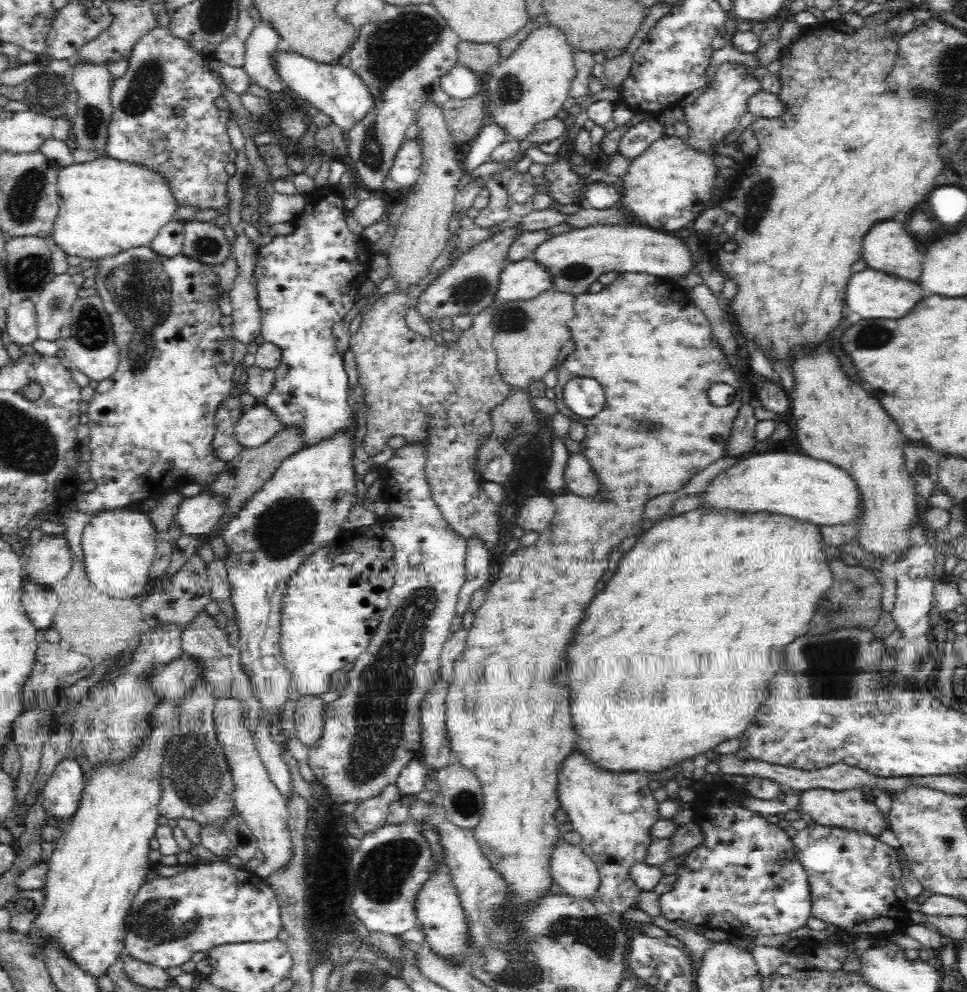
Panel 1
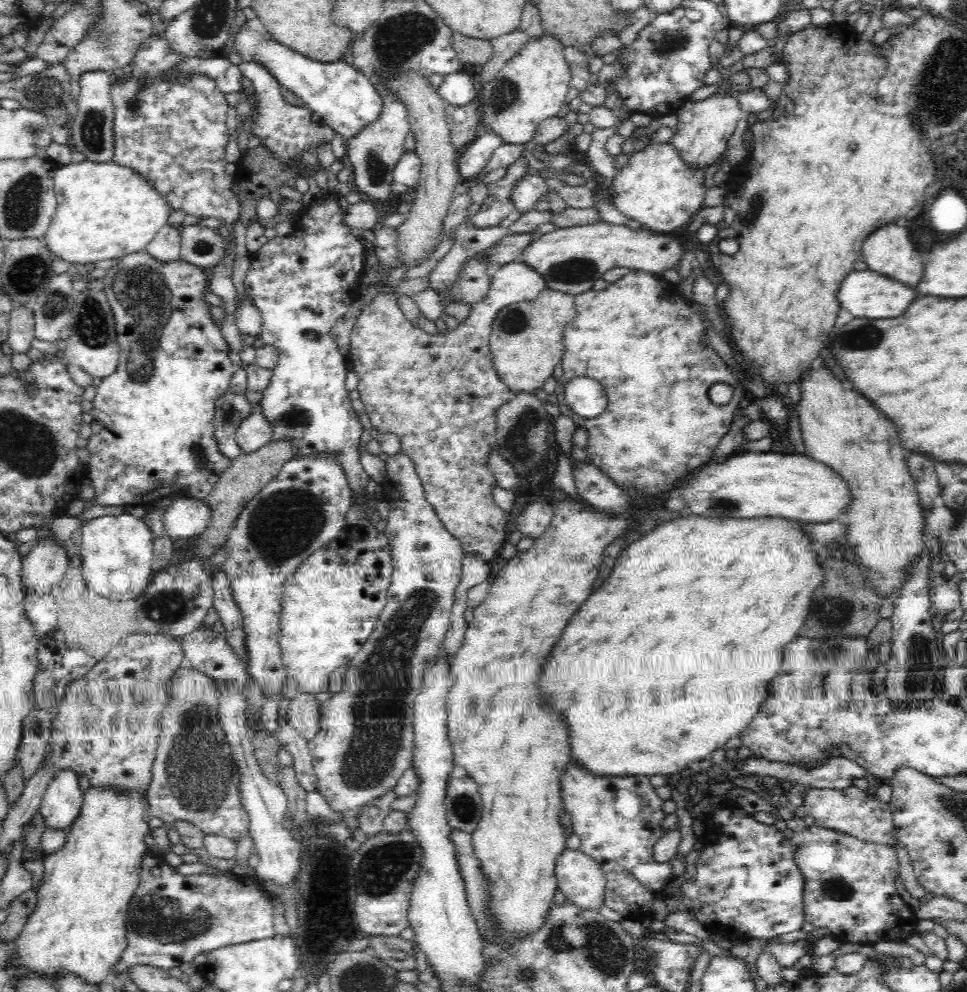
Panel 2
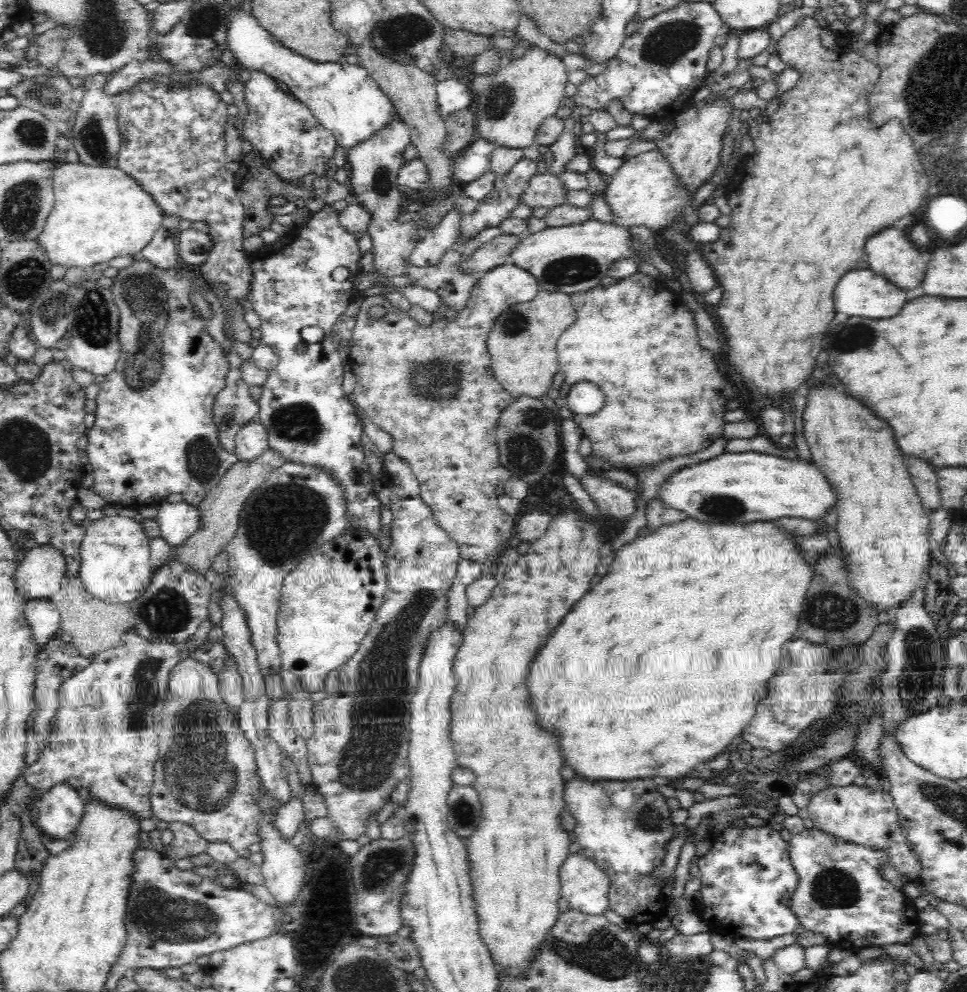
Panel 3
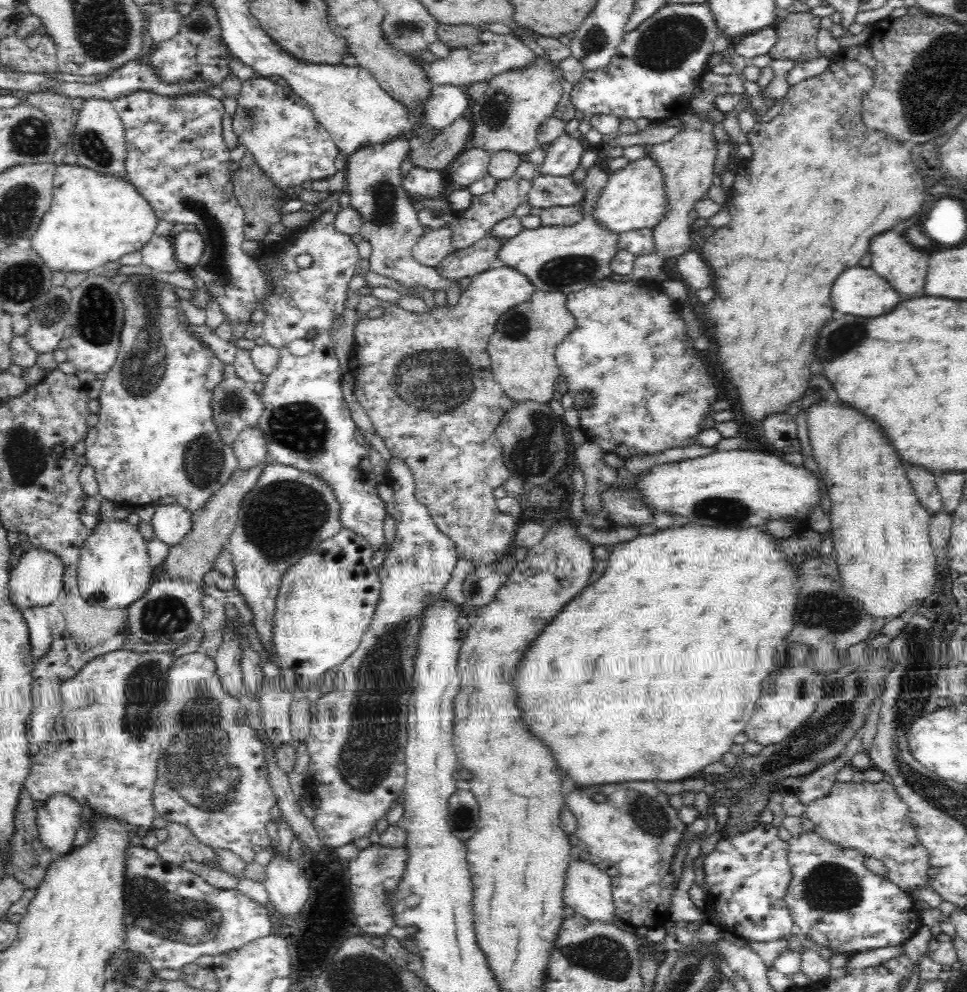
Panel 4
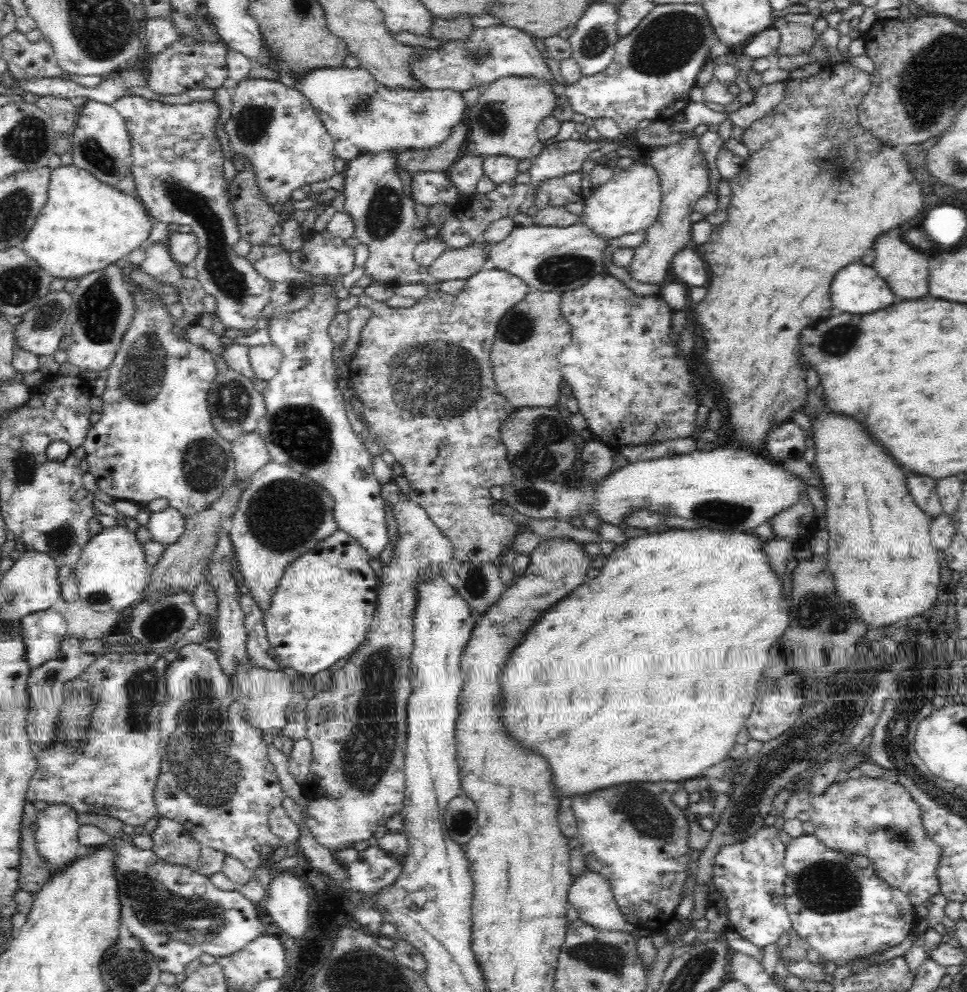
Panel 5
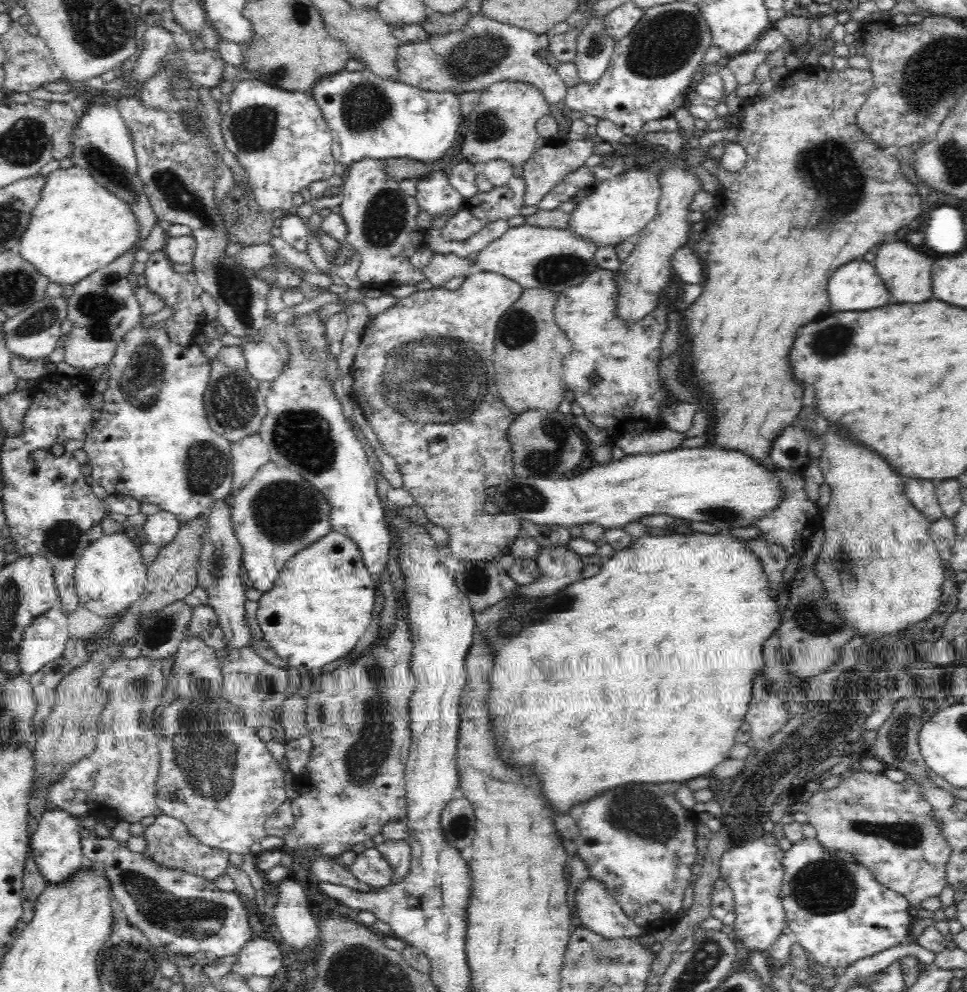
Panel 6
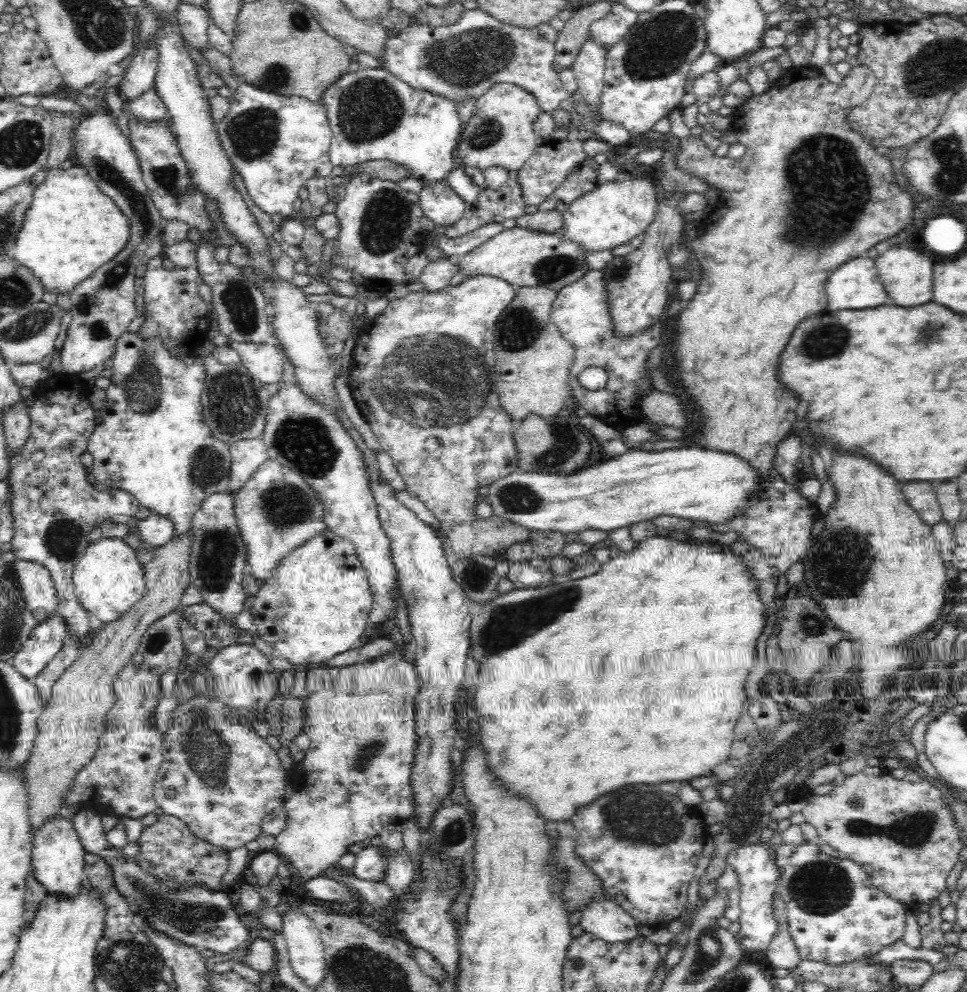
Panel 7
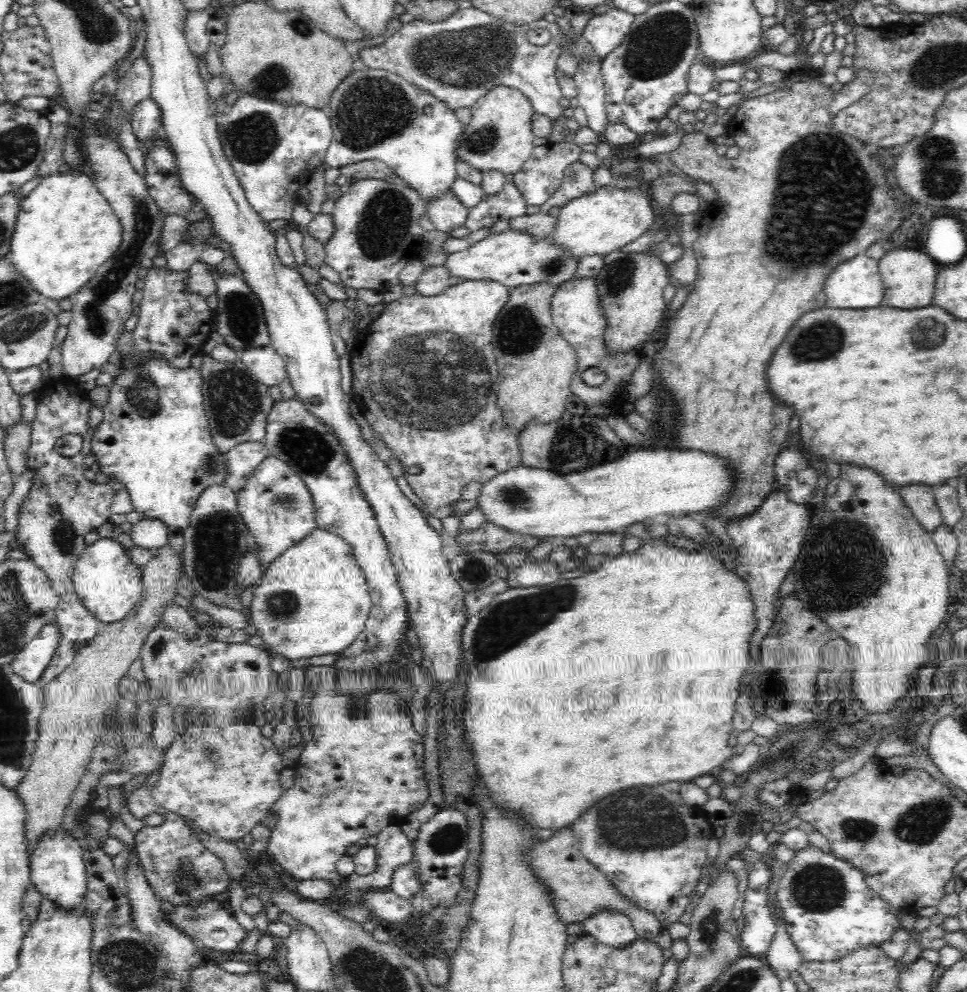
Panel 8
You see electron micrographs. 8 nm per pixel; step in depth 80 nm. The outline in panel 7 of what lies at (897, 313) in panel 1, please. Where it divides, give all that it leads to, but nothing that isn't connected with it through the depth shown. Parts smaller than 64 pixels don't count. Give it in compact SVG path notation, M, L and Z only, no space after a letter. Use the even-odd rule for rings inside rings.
M852 258L838 266L828 282L828 311L860 310L884 305L886 291L870 258Z

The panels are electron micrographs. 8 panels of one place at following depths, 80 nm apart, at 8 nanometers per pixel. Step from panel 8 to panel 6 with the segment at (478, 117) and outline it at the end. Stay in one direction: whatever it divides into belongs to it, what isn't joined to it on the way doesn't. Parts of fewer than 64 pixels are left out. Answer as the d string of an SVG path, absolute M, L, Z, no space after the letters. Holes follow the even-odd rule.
M495 82L480 92L472 114L463 123L458 142L458 159L476 164L480 169L492 160L503 160L512 168L520 168L536 150L539 118L549 114L549 108L533 86L522 82Z

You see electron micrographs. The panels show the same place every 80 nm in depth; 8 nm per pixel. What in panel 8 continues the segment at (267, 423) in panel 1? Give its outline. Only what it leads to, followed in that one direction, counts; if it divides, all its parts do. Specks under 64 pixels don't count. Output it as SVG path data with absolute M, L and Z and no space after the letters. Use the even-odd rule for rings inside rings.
M262 441L244 442L235 446L233 450L225 455L226 476L223 482L234 492L239 492L246 486L256 467L269 454Z

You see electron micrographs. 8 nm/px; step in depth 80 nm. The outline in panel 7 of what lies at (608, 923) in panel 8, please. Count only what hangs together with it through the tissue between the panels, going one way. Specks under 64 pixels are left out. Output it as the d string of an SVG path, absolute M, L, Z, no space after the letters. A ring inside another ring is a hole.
M598 898L587 905L580 923L584 932L609 944L632 941L639 934L634 917L608 898Z

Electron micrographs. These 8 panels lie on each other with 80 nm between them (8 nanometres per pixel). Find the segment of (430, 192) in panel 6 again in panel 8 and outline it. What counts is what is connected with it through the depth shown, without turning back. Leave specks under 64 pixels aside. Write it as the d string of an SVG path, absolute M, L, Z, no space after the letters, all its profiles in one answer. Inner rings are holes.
M444 194L442 198L438 198L436 202L425 206L429 219L434 223L438 232L448 234L452 237L452 232L464 226L466 218L468 218L469 209L460 204L460 201L452 194Z

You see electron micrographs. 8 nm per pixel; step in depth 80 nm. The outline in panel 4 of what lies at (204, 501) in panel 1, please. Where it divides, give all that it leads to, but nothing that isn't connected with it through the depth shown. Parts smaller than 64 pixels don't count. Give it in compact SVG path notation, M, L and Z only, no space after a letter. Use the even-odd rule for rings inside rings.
M179 504L156 505L152 517L152 528L156 538L169 547L184 538L191 528L190 517L192 513L186 512Z

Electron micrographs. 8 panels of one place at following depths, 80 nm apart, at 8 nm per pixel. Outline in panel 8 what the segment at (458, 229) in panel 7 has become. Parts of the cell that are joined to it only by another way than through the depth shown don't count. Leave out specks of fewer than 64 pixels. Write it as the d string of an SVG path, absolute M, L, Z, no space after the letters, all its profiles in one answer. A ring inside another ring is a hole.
M507 181L494 196L485 196L474 208L469 209L464 226L454 230L457 239L468 238L472 232L491 228L498 220L510 220L524 216L527 204L513 181Z

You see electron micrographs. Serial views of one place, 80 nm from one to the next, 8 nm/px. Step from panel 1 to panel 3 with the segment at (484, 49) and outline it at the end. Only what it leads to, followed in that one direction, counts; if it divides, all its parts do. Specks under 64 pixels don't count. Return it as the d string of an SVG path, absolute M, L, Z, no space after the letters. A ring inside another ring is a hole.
M444 27L443 43L454 57L467 57L483 51L489 45L489 37L464 29Z

